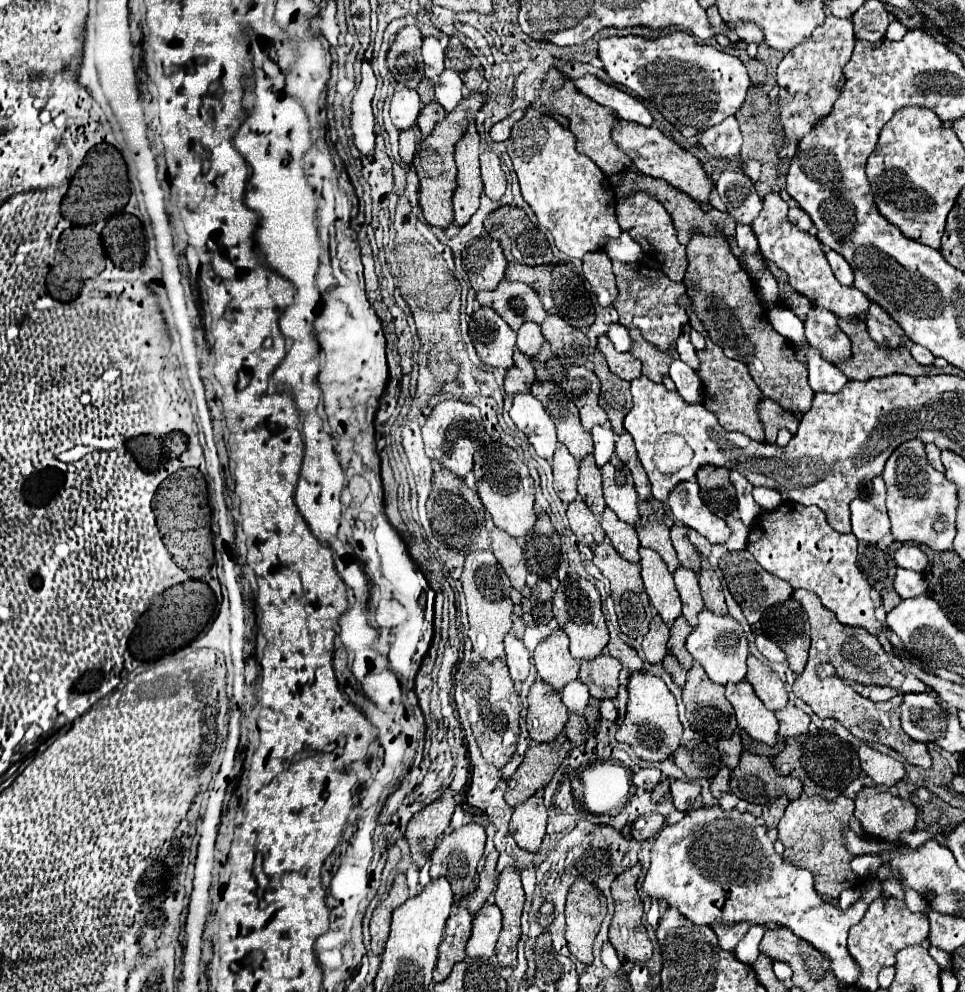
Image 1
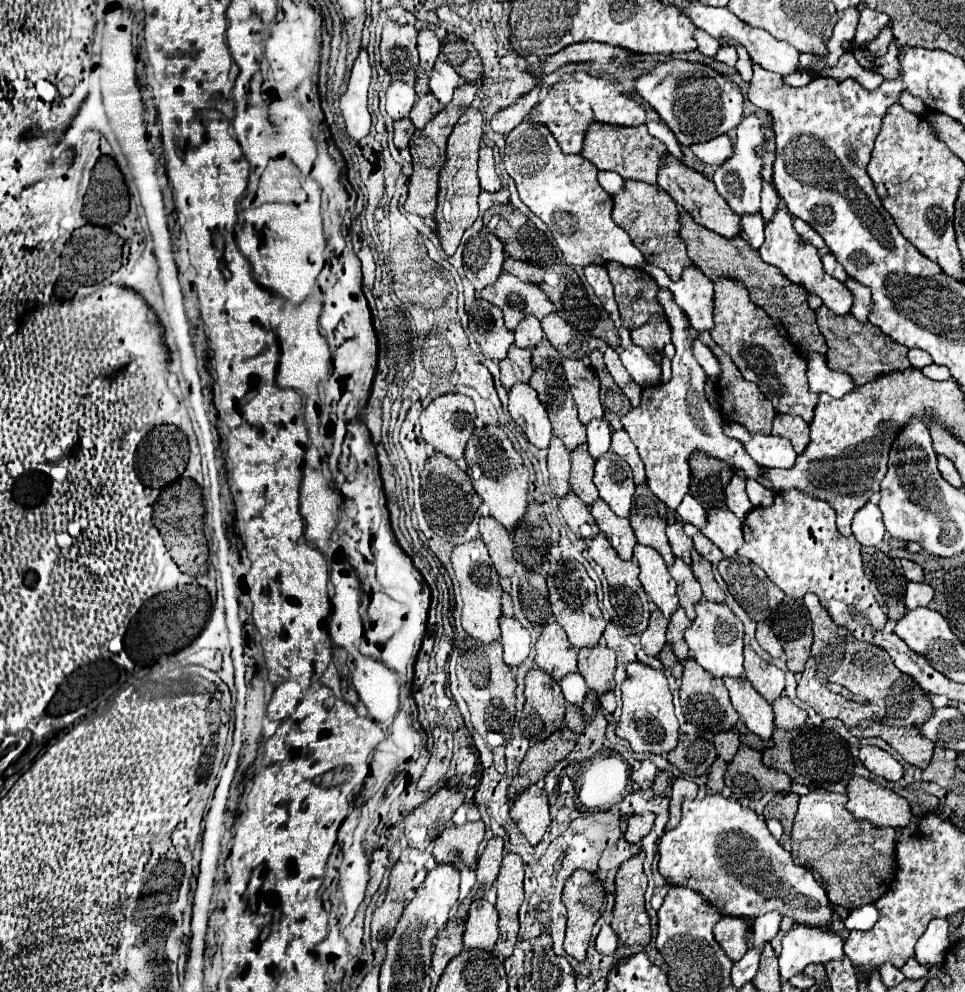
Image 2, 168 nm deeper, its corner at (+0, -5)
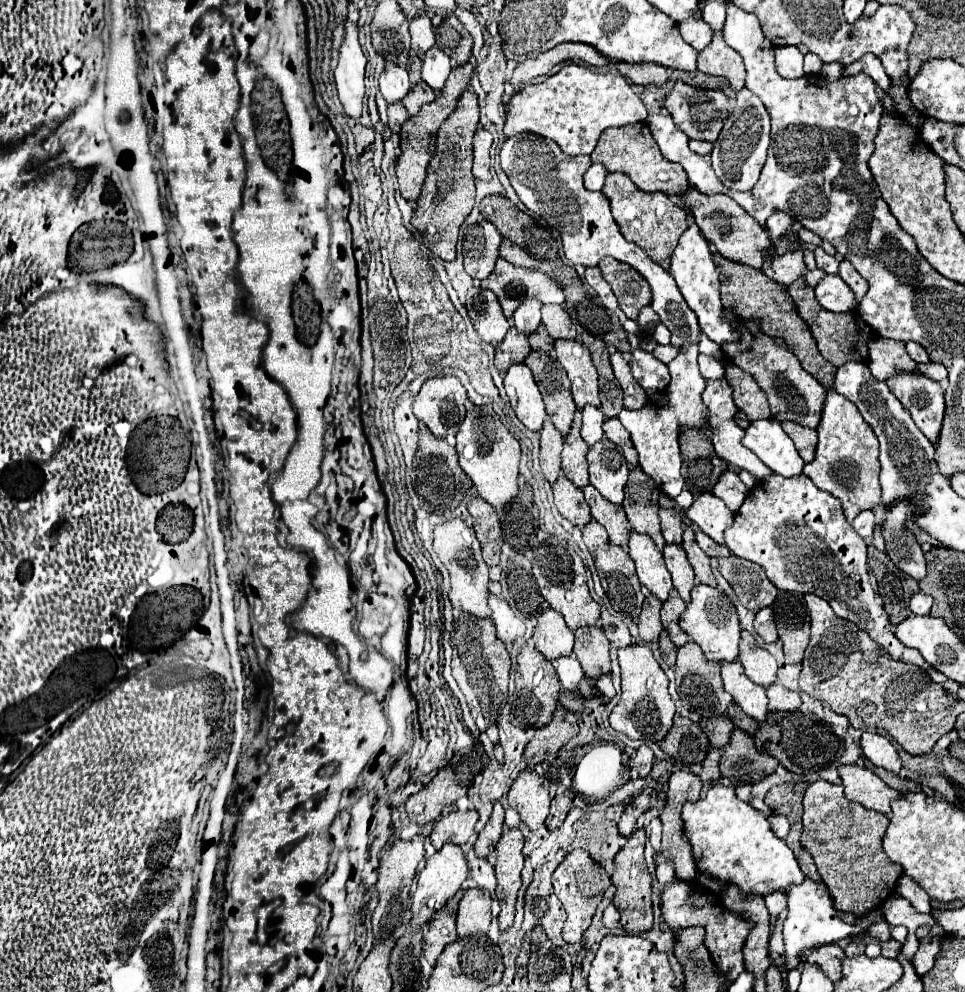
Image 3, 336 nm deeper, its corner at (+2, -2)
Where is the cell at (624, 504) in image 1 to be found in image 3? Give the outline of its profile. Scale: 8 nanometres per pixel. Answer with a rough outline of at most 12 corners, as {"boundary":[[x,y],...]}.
{"boundary":[[608,438],[590,446],[590,484],[622,504],[628,462]]}

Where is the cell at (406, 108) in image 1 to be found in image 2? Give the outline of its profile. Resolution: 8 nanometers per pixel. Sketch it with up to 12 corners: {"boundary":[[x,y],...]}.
{"boundary":[[392,81],[386,111],[394,121],[410,115],[418,95],[410,83]]}

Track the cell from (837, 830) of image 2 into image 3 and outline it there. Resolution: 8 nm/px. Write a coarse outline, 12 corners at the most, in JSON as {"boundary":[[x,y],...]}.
{"boundary":[[842,786],[806,790],[802,846],[836,910],[864,916],[902,868],[888,818]]}

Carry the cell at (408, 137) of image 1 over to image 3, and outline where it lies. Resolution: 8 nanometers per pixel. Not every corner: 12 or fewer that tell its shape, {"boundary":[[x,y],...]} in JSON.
{"boundary":[[402,104],[388,106],[388,126],[392,132],[408,120]]}

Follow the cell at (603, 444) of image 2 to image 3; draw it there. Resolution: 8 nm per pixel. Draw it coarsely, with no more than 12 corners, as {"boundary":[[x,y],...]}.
{"boundary":[[582,408],[582,438],[588,446],[604,436],[604,414]]}

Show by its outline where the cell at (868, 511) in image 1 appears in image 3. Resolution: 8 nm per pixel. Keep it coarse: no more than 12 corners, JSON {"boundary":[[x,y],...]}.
{"boundary":[[864,510],[852,528],[868,538],[874,534],[874,510]]}

